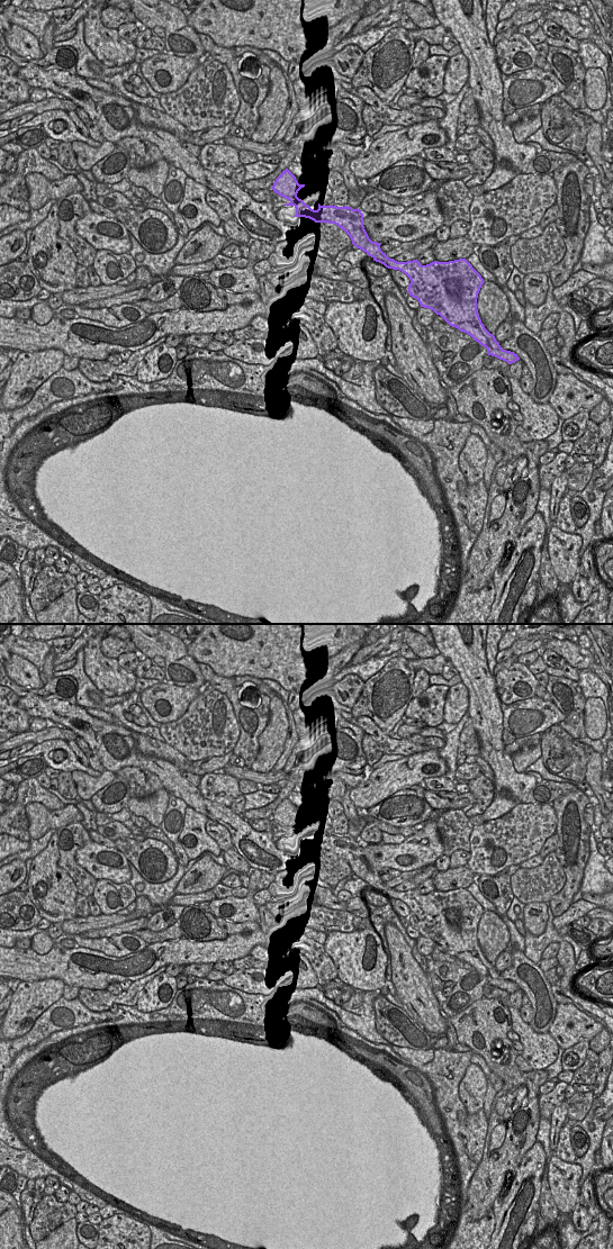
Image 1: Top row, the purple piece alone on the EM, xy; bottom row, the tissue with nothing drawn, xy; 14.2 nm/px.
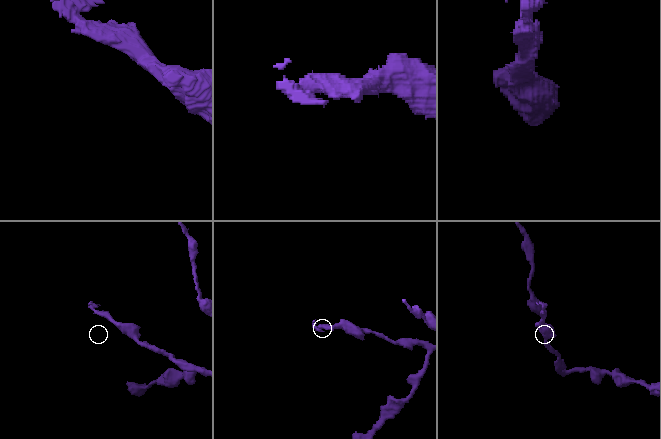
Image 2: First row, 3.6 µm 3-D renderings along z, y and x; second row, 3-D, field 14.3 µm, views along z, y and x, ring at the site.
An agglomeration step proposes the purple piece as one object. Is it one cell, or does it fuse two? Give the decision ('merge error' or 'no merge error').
no merge error

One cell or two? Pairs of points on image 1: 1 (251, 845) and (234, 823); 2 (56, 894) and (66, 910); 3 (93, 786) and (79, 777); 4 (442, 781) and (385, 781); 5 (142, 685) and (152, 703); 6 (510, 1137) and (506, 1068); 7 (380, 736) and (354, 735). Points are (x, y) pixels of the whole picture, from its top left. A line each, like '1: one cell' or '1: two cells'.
1: one cell
2: one cell
3: one cell
4: two cells
5: two cells
6: one cell
7: two cells

